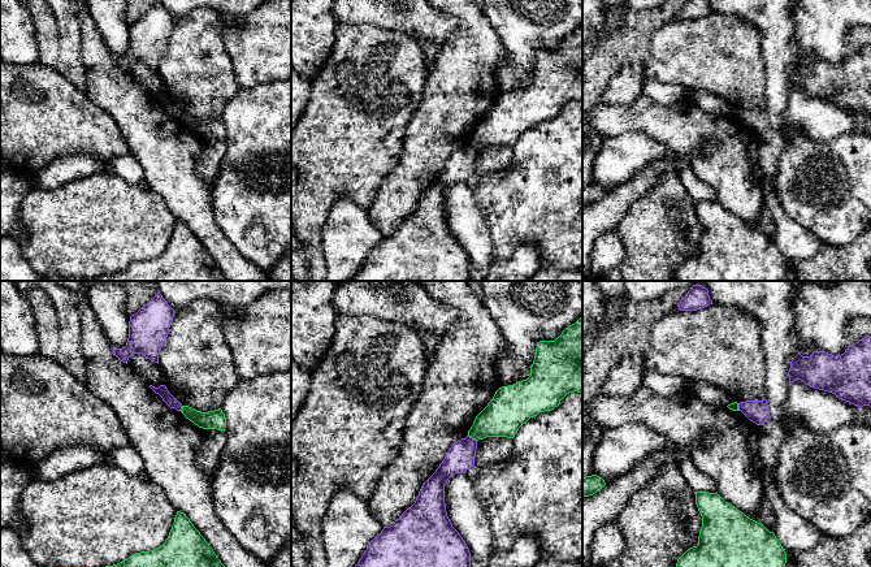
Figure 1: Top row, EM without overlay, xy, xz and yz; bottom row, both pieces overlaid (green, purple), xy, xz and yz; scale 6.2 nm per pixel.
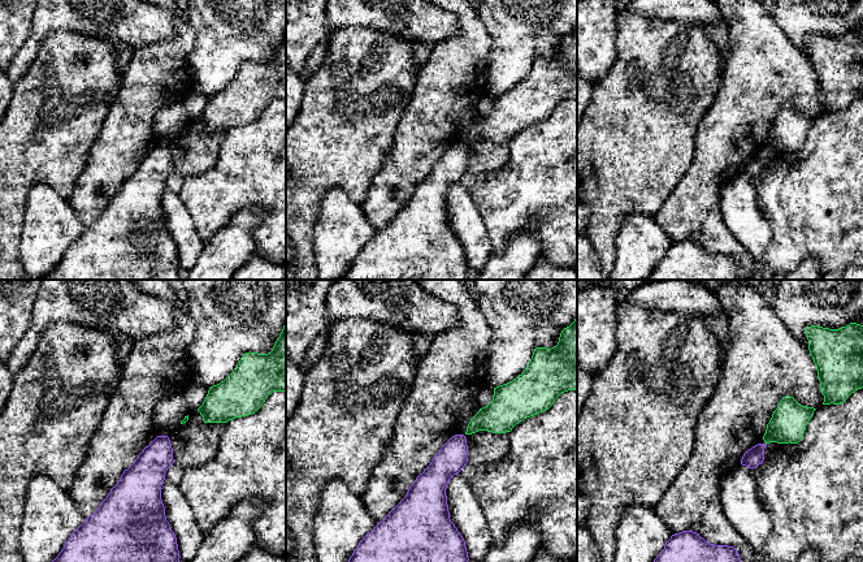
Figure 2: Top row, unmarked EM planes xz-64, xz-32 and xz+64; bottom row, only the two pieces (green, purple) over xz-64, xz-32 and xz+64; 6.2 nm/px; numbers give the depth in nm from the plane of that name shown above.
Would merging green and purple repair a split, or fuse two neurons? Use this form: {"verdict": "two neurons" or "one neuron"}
{"verdict": "two neurons"}

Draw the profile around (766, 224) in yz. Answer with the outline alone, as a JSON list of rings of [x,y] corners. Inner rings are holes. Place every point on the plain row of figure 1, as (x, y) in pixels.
[[[766,205],[762,207],[758,221],[755,224],[748,224],[750,228],[763,233],[770,241],[775,237],[775,220],[770,215]]]

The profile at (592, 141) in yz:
[[[594,129],[582,131],[582,186],[594,183],[593,166],[603,140]]]

